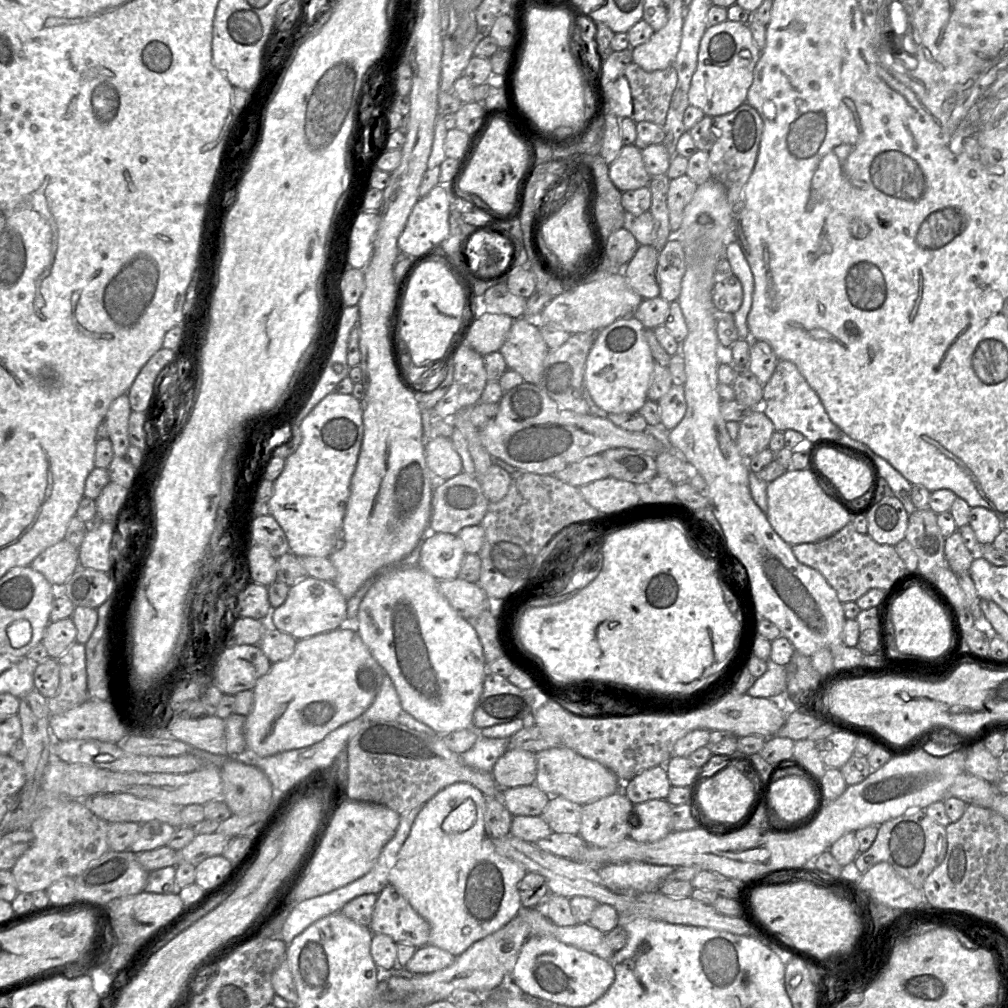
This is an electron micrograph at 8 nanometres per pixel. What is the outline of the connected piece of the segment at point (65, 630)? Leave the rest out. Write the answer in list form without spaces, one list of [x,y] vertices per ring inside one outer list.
[[[71,617],[50,621],[44,632],[41,643],[48,657],[58,659],[76,641],[77,630]]]

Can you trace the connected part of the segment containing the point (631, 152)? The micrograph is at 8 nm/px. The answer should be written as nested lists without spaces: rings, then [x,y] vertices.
[[[633,145],[623,146],[618,157],[609,165],[609,177],[622,193],[648,186],[648,174],[641,150]]]

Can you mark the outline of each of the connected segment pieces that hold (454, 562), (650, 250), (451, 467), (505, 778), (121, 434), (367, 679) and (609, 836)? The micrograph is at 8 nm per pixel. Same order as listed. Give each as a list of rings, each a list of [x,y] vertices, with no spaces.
[[[428,532],[421,540],[418,566],[438,581],[454,579],[459,575],[465,555],[458,535]]]
[[[639,245],[622,270],[628,284],[643,299],[652,299],[660,295],[656,278],[658,253],[652,245]]]
[[[439,436],[427,440],[425,457],[427,466],[436,480],[446,481],[463,471],[461,458],[449,437]]]
[[[507,749],[491,771],[500,789],[533,784],[536,773],[536,753],[522,749]]]
[[[122,394],[112,401],[104,418],[113,453],[118,457],[124,457],[130,446],[128,423],[131,412],[128,395]]]
[[[354,626],[338,629],[297,640],[293,654],[272,664],[271,669],[258,679],[254,704],[246,716],[246,749],[258,756],[270,756],[280,752],[313,745],[331,731],[357,718],[372,704],[378,694],[385,672],[362,641]]]
[[[620,789],[608,796],[582,805],[578,835],[587,843],[607,847],[629,837],[629,817],[634,804]]]

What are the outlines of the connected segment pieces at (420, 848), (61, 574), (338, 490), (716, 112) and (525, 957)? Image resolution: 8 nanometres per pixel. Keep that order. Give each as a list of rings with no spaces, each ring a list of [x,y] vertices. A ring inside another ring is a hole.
[[[456,782],[440,790],[421,807],[389,874],[389,884],[428,922],[429,944],[455,957],[476,941],[502,928],[522,907],[518,883],[528,871],[521,863],[497,852],[492,841],[494,838],[485,829],[485,808],[485,795],[468,782]]]
[[[63,539],[42,551],[29,566],[40,572],[55,588],[61,588],[79,568],[78,549]]]
[[[332,392],[305,417],[300,432],[298,449],[285,459],[284,470],[274,481],[270,515],[283,529],[291,553],[330,557],[344,546],[342,523],[364,434],[361,402],[352,394]]]
[[[726,20],[707,27],[700,41],[697,67],[688,92],[690,105],[701,109],[707,116],[718,117],[728,114],[746,103],[748,90],[753,82],[754,68],[760,54],[747,23]]]
[[[530,936],[524,942],[511,974],[524,992],[558,1004],[583,1007],[602,997],[615,979],[614,965],[588,951],[549,936]]]

